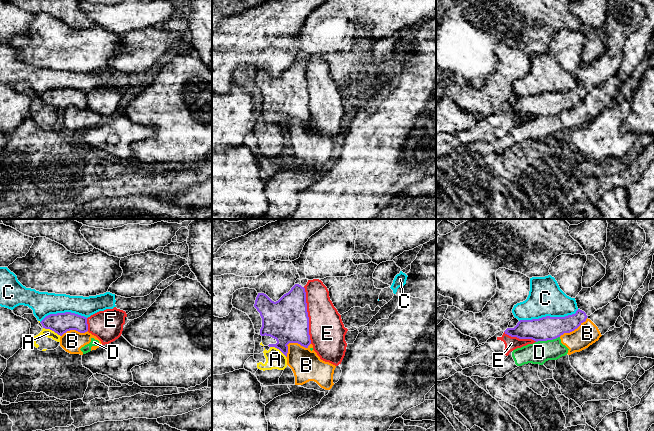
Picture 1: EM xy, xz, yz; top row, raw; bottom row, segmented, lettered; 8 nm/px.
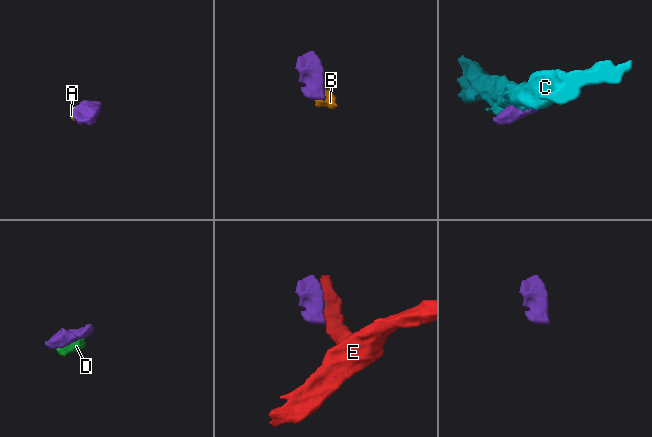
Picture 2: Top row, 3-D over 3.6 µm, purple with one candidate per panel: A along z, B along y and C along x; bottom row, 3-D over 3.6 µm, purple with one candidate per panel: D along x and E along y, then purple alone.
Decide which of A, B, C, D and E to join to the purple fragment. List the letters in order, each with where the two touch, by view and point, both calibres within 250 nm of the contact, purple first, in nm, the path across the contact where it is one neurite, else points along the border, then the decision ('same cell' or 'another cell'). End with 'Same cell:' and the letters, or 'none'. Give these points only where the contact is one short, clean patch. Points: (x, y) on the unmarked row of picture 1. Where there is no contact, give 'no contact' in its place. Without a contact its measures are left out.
A: xy (52, 106) | 170/70 nm | along xy (43, 103), (53, 106), (60, 112) | another cell
B: xz (292, 118) | 360/240 nm | along xz (310, 119), (306, 123), (289, 119), (286, 133) | another cell
C: yz (548, 92) | 190/280 nm | another cell
D: yz (547, 115) | 190/180 nm | another cell
E: xz (307, 91) | 360/280 nm | another cell
Same cell: none

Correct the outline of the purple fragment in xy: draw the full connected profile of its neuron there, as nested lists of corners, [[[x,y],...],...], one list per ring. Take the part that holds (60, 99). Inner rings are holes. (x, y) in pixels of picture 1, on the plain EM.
[[[71,88],[50,90],[40,99],[43,104],[50,105],[60,112],[70,106],[80,109],[88,107],[87,94]]]

